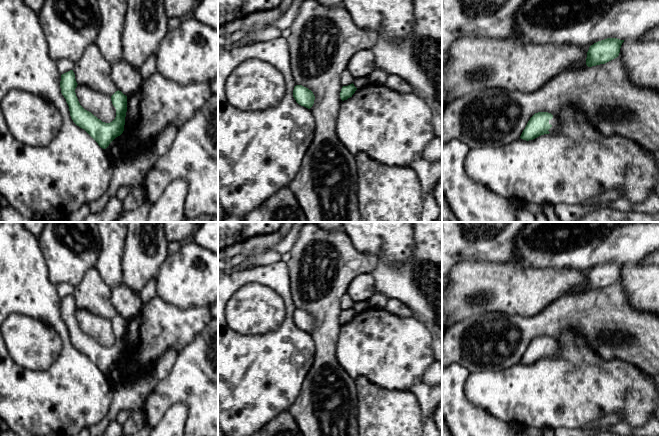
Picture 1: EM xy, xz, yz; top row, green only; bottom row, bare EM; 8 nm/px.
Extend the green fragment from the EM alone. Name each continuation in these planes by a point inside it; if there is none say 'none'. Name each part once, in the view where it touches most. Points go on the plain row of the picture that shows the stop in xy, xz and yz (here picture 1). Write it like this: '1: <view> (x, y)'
1: yz (555, 351)

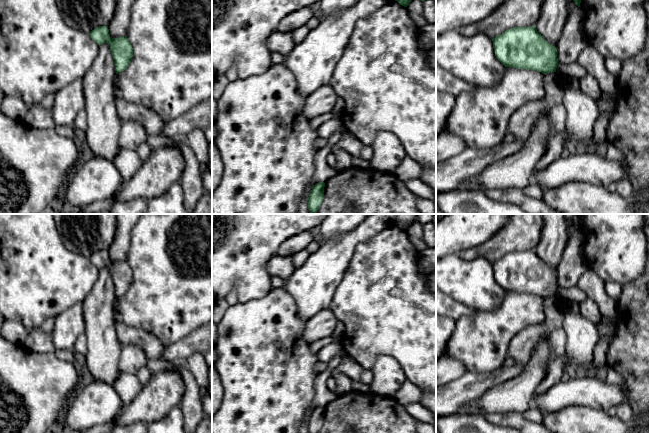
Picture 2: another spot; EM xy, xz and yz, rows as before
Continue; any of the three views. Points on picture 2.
none

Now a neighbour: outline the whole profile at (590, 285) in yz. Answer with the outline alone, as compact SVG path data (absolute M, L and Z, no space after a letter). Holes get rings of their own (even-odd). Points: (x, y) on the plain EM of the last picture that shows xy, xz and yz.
M587 267L579 278L576 291L594 300L601 315L614 319L617 316L617 301L606 293L605 282L591 268Z

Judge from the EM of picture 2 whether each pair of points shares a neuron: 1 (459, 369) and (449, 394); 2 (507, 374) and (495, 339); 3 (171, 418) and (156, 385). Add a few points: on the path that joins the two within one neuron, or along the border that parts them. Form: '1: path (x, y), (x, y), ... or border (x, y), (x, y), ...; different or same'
1: border (465, 371), (459, 377), (446, 384); different
2: border (502, 364), (489, 371), (479, 371); different
3: border (178, 405), (174, 406), (161, 418), (151, 422); different

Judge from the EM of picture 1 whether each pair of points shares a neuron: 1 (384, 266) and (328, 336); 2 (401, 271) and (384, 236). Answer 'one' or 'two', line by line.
1: two
2: two

